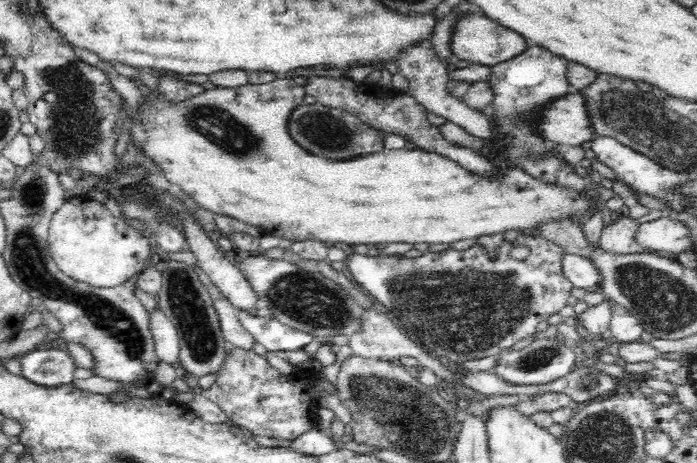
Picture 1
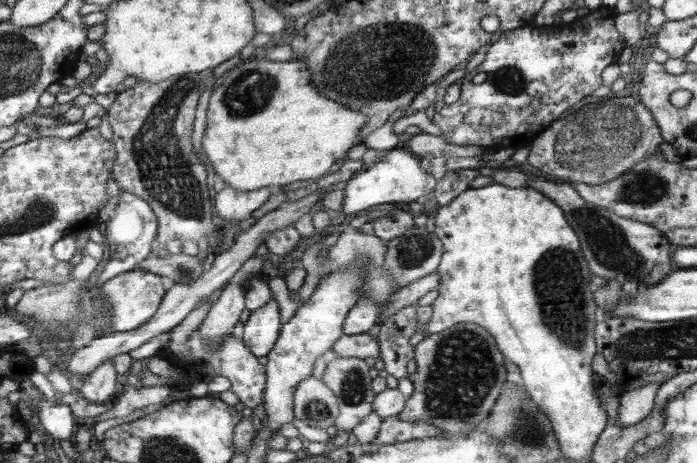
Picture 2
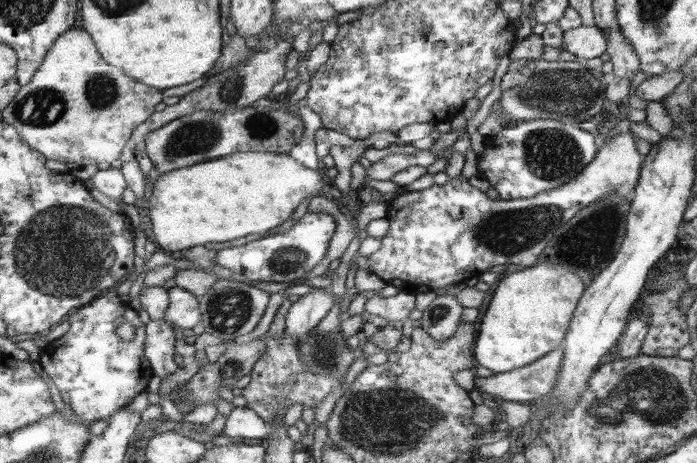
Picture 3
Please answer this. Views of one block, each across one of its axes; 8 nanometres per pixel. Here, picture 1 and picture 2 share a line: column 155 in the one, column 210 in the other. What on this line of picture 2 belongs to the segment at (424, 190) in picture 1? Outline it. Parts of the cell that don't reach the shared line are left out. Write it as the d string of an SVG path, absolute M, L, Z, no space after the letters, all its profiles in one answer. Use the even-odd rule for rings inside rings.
M251 57L248 60L242 60L235 68L228 70L223 76L222 84L212 91L212 95L208 100L209 106L207 109L207 125L202 137L202 148L204 154L208 156L214 170L220 178L223 179L226 185L234 187L237 191L256 191L262 187L267 186L284 186L299 180L315 180L319 177L326 176L329 172L334 172L332 166L338 160L346 160L346 156L350 156L350 152L354 152L354 146L363 144L360 132L368 122L368 115L363 112L355 111L351 108L344 108L342 104L330 100L328 96L322 96L316 86L310 82L312 72L309 70L307 64L302 61L272 61L268 59L259 60Z

